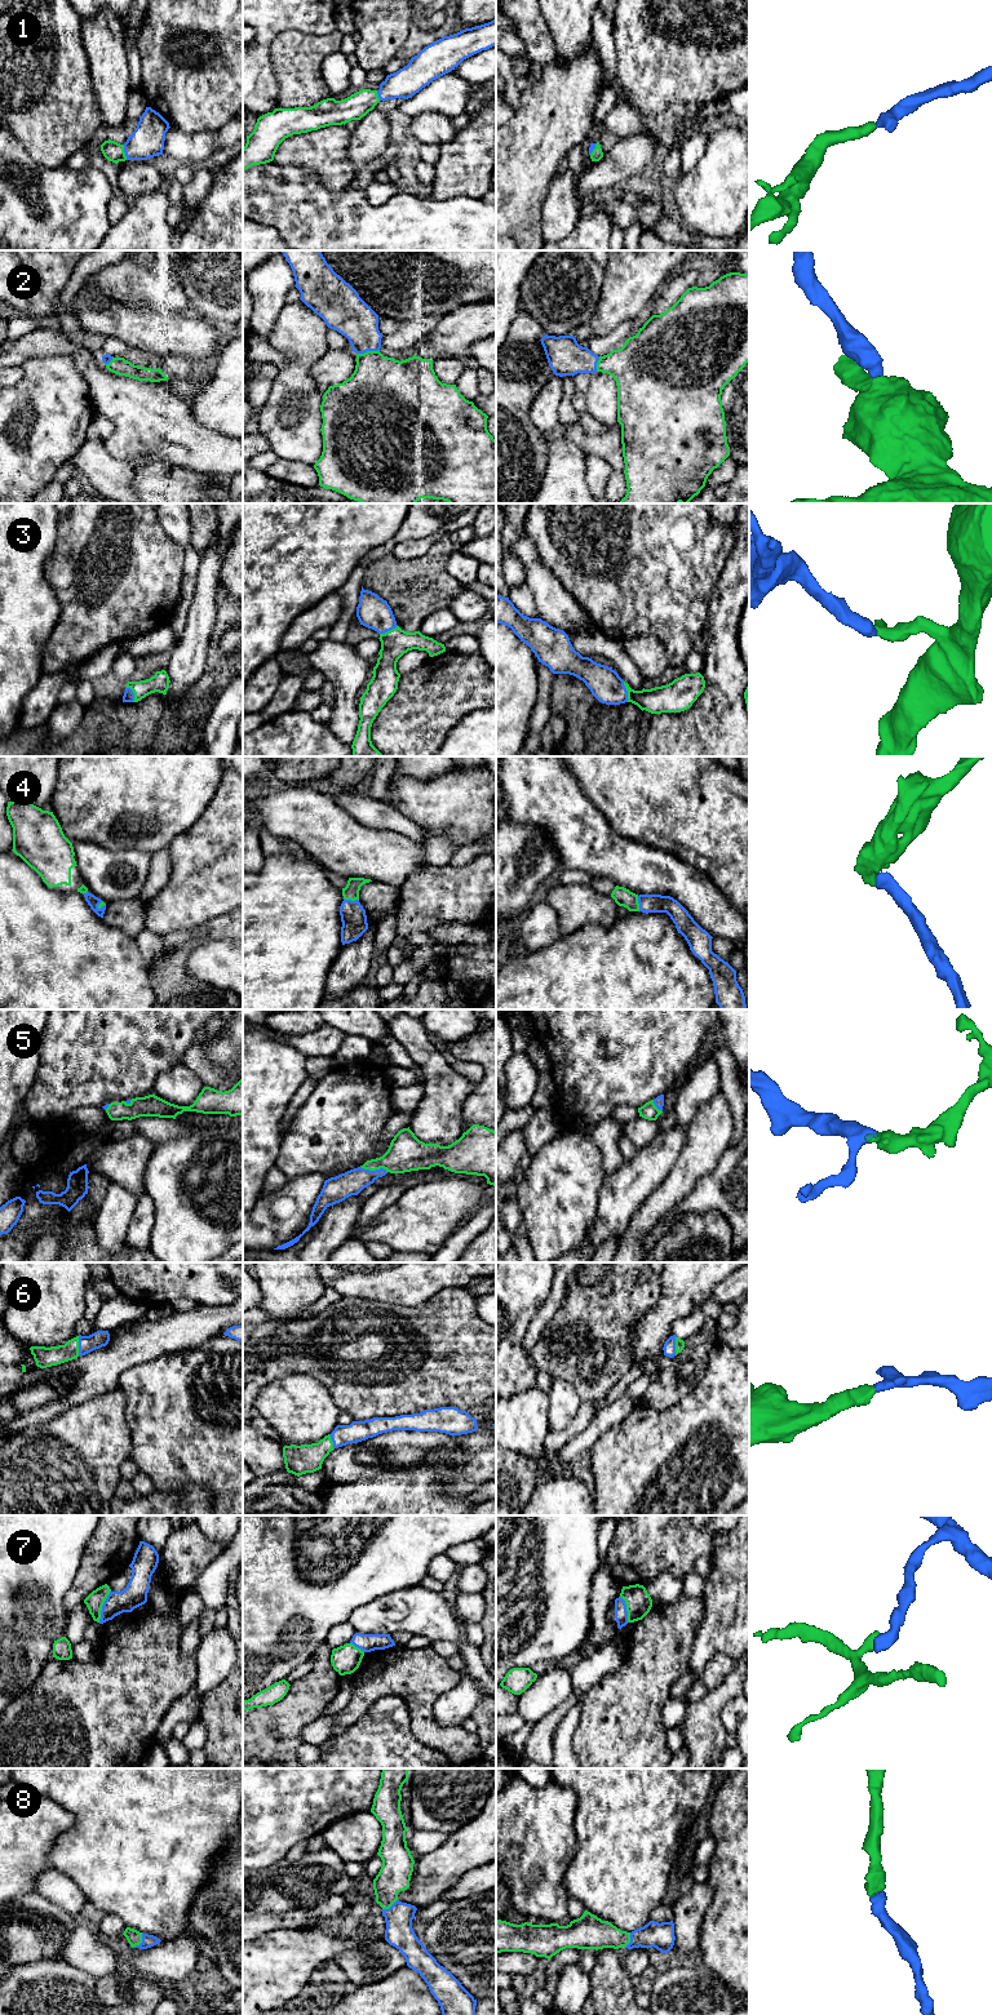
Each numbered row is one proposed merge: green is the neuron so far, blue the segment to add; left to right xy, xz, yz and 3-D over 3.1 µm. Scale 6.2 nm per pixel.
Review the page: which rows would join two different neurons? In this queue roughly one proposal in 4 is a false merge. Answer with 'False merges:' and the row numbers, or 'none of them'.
False merges: 7

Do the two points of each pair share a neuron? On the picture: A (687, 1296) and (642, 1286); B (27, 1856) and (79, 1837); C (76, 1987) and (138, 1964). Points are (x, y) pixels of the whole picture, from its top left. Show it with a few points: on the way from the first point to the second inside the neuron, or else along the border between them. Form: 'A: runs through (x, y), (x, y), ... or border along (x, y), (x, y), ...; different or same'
A: border along (659, 1275), (660, 1297), (643, 1316); different
B: border along (71, 1825), (57, 1836), (49, 1852), (51, 1868); different
C: border along (133, 1971), (162, 1982); different

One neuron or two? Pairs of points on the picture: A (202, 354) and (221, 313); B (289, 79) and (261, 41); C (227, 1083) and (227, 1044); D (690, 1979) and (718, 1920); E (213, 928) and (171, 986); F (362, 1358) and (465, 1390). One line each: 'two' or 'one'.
A: two
B: two
C: two
D: two
E: one
F: one

